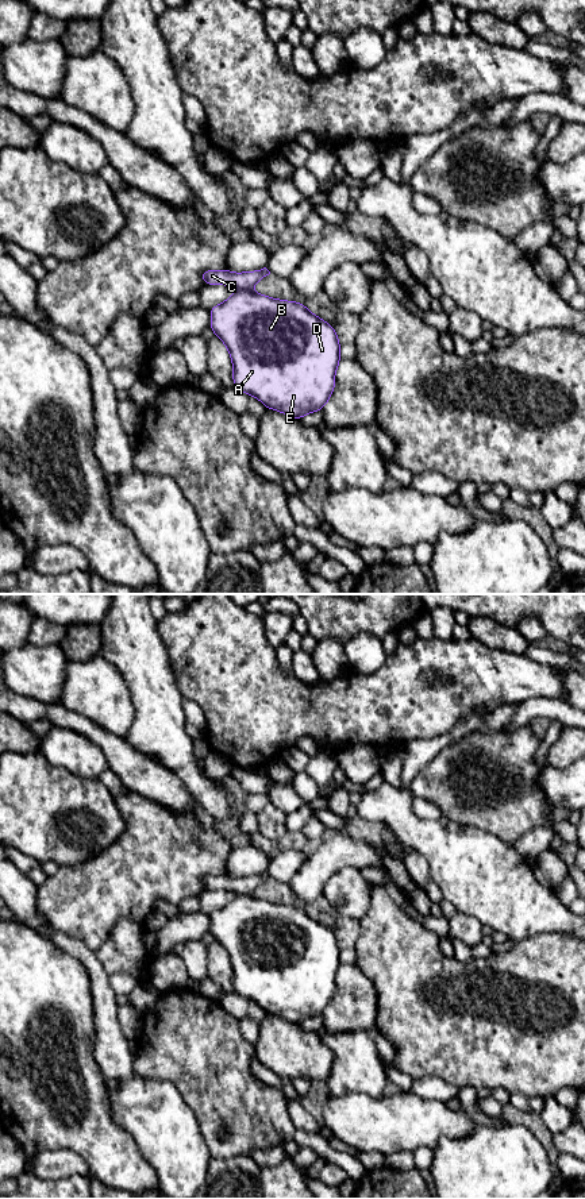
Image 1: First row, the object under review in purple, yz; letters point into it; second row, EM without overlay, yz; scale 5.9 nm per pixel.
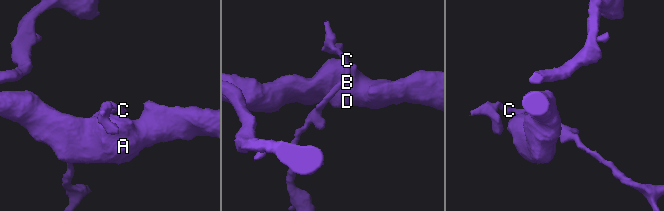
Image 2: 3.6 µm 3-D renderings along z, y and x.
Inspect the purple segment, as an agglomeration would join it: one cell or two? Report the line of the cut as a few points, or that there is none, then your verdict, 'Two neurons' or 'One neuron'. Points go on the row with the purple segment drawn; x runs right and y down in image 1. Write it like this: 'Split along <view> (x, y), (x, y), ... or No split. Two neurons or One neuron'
Split along yz (250, 288), (239, 288), (237, 290). Two neurons

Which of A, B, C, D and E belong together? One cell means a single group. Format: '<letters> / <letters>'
A B D E / C

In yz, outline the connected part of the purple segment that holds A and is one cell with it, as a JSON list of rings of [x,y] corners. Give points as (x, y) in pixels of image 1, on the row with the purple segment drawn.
[[[238,289],[224,302],[209,309],[213,335],[222,339],[232,359],[234,386],[247,396],[258,398],[268,409],[301,419],[308,413],[323,410],[335,389],[335,371],[340,361],[340,343],[331,324],[307,309],[304,304],[272,298]]]

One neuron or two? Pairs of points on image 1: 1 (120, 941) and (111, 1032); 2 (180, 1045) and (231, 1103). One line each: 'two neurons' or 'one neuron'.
1: two neurons
2: one neuron

